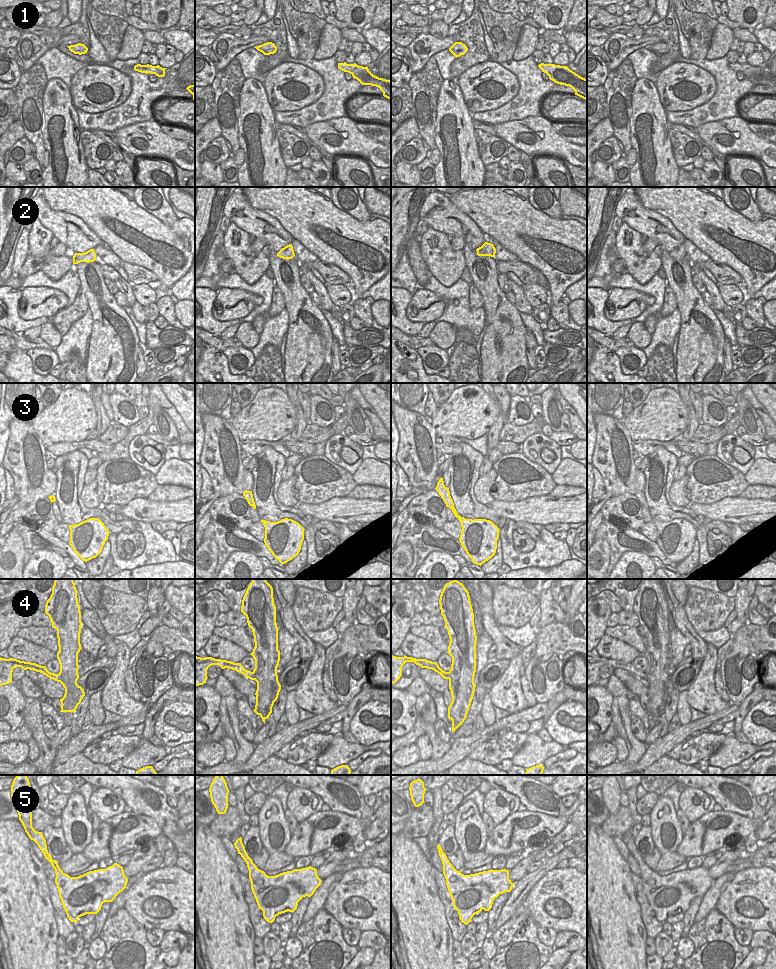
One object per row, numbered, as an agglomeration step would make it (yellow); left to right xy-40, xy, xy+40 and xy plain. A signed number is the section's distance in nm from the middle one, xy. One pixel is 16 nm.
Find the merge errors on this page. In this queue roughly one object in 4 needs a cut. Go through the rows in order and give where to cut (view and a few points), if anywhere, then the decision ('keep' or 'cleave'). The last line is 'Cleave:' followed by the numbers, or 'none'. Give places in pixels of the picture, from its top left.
1: no cut | keep
2: no cut | keep
3: no cut | keep
4: xy-40 (59, 673), (62, 684) | cleave
5: no cut | keep
Cleave: 4

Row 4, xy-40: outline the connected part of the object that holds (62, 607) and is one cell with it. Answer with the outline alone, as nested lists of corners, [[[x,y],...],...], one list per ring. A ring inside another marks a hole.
[[[55,579],[52,594],[45,605],[45,613],[50,618],[52,628],[57,630],[59,674],[65,688],[64,697],[60,699],[60,712],[75,713],[85,692],[77,684],[79,679],[78,653],[82,649],[80,644],[82,622],[73,579]]]

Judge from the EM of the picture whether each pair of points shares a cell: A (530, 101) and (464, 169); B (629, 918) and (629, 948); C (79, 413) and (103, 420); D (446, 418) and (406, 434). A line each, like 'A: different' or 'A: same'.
A: different
B: same
C: different
D: different

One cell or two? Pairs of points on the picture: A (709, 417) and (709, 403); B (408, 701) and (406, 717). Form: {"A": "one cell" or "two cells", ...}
{"A": "one cell", "B": "one cell"}

